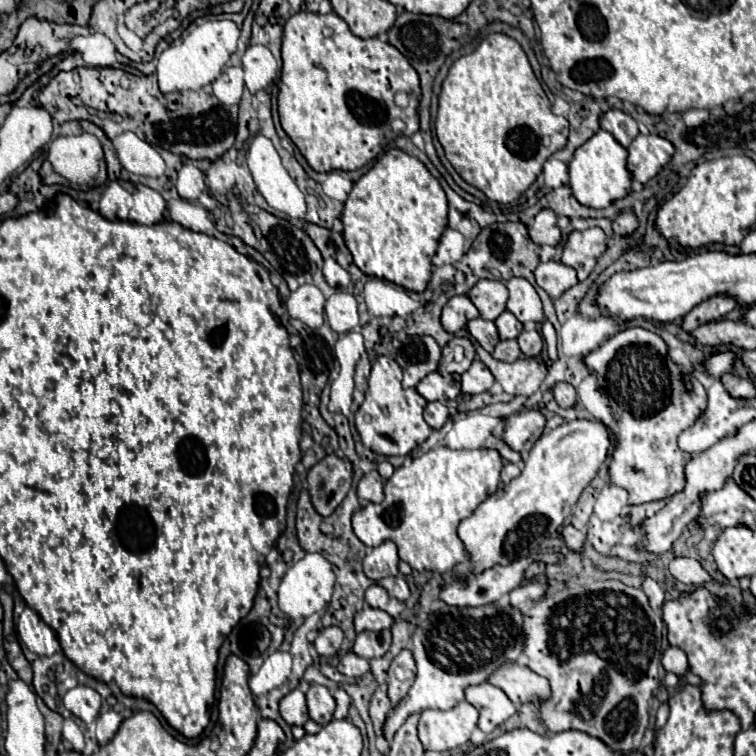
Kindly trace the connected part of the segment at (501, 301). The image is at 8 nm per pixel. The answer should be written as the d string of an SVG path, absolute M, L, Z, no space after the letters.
M480 280L470 292L468 298L480 310L484 320L496 320L506 310L508 290L500 280Z

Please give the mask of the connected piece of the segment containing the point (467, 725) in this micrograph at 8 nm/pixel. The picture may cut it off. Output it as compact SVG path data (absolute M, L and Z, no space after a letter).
M466 700L452 710L424 710L420 714L418 736L426 750L446 752L464 746L478 726L478 712Z

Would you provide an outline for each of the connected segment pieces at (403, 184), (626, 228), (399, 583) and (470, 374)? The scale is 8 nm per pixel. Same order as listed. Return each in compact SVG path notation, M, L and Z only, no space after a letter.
M392 148L384 152L376 164L354 184L342 212L342 236L348 250L354 256L354 264L368 276L384 278L410 292L424 292L432 274L432 256L436 254L438 240L446 230L448 202L440 182L426 170L426 166L408 156L406 152Z
M622 212L618 214L618 218L612 222L612 230L618 236L630 236L634 230L638 228L638 220L632 212Z
M388 576L388 578L380 580L378 584L382 584L388 590L388 594L398 598L398 600L408 600L410 598L410 588L408 588L408 584L402 576Z
M478 358L472 362L470 370L462 374L462 392L468 392L468 394L488 392L492 384L494 384L492 372L488 372L488 368Z

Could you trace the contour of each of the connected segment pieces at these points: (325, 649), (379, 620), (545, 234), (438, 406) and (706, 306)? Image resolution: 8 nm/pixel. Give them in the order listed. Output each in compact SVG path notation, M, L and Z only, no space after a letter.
M328 626L318 632L318 638L314 640L314 648L320 656L330 658L330 656L338 654L342 640L344 640L344 632L338 626Z
M364 606L362 612L356 614L354 624L356 624L356 632L380 632L380 630L388 630L392 626L392 616L388 616L384 610L372 608L372 606Z
M540 210L540 214L534 218L534 224L528 228L530 238L538 246L556 246L562 240L560 228L556 226L556 214L552 210Z
M428 402L424 410L424 420L430 428L442 428L448 420L448 408L442 402Z
M714 296L702 304L698 304L696 308L692 308L684 318L682 318L682 330L684 332L692 332L702 324L708 322L716 322L720 320L724 314L728 314L730 310L736 308L736 302L728 296Z

